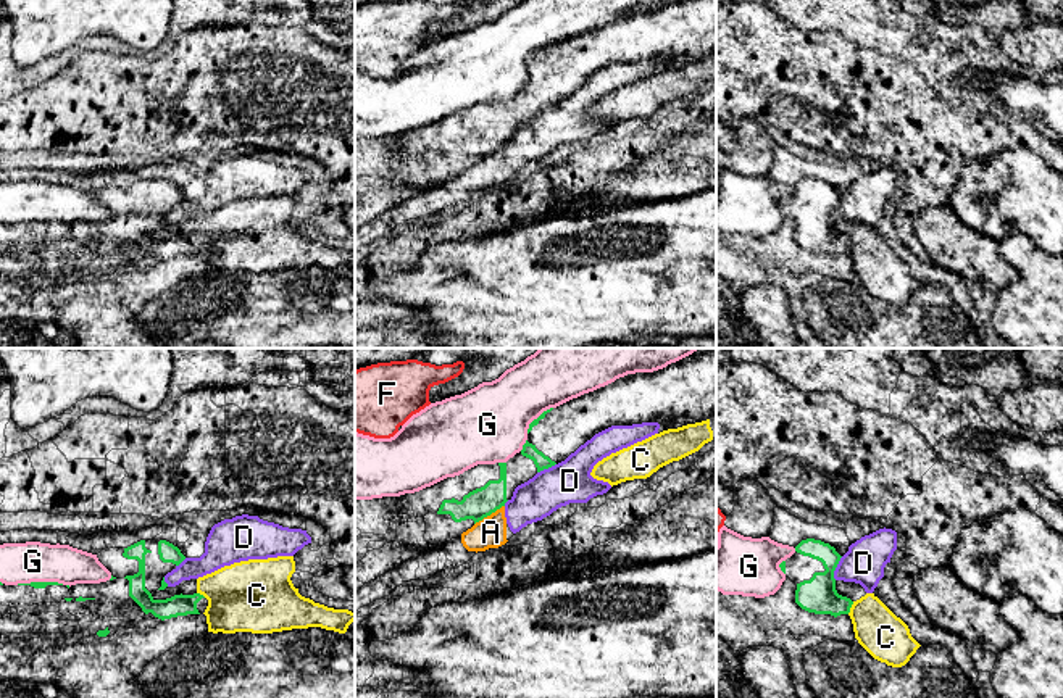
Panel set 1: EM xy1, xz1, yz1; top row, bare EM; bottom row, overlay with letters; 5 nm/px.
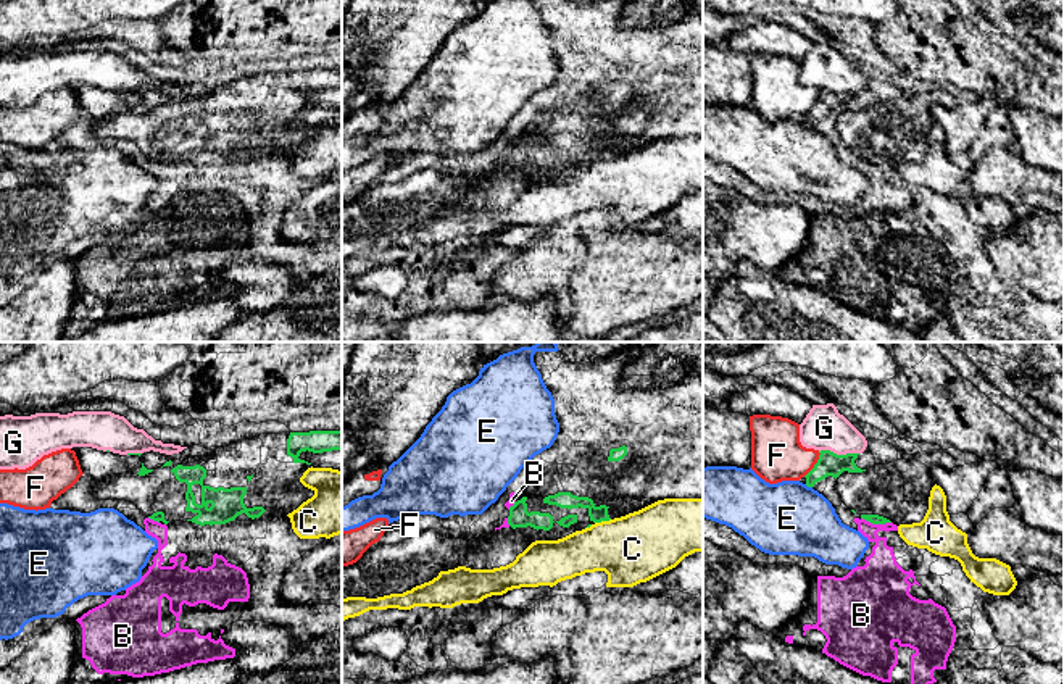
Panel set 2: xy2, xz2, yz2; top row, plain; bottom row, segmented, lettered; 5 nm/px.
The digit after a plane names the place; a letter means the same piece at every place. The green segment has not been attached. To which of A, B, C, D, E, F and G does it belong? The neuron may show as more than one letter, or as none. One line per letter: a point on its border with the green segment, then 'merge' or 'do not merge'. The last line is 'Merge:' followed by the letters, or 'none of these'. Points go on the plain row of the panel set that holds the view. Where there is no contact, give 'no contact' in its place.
A: xz1 (489, 153) | do not merge
B: yz2 (876, 162) | do not merge
C: xz2 (602, 158) | do not merge
D: yz1 (836, 205) | do not merge
E: yz2 (808, 125) | do not merge
F: yz2 (814, 104) | do not merge
G: xy1 (41, 221) | do not merge
Merge: none of these

